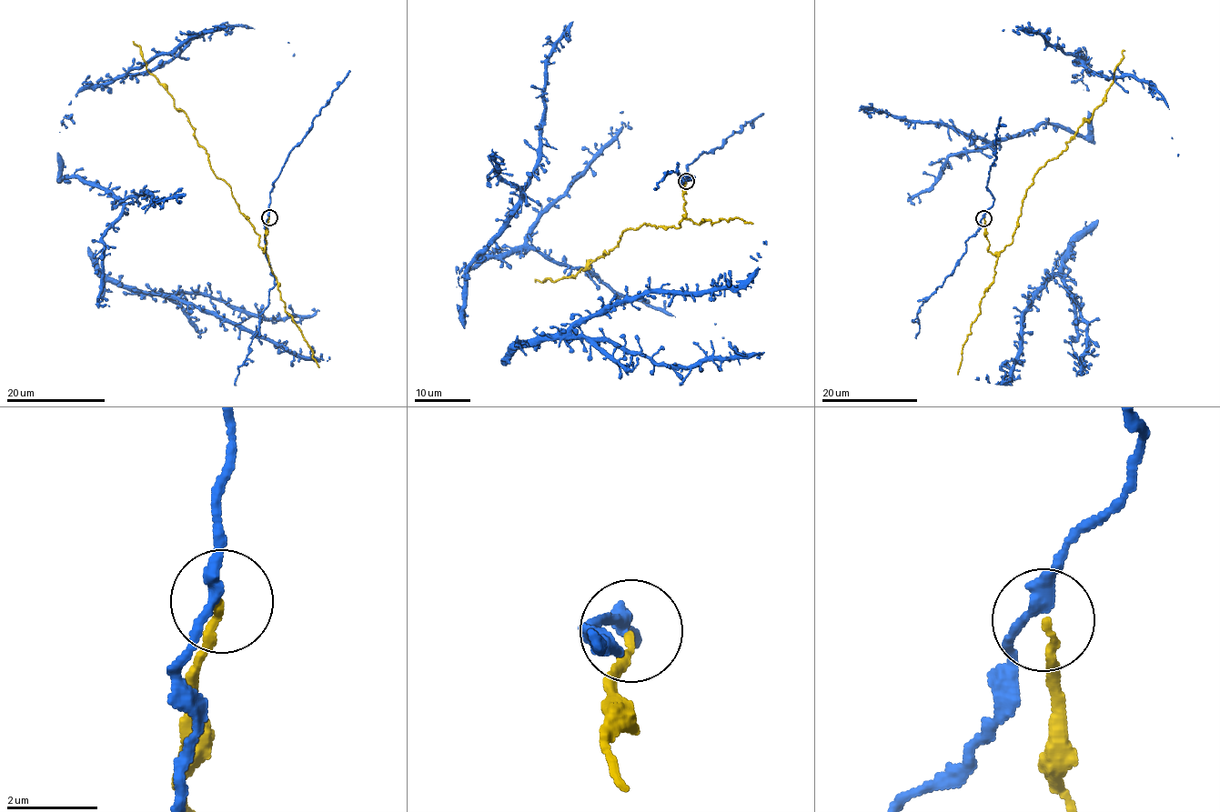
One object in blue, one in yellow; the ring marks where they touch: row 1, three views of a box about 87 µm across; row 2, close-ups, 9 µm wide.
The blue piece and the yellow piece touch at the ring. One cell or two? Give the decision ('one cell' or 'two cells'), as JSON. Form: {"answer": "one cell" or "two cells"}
{"answer": "two cells"}

